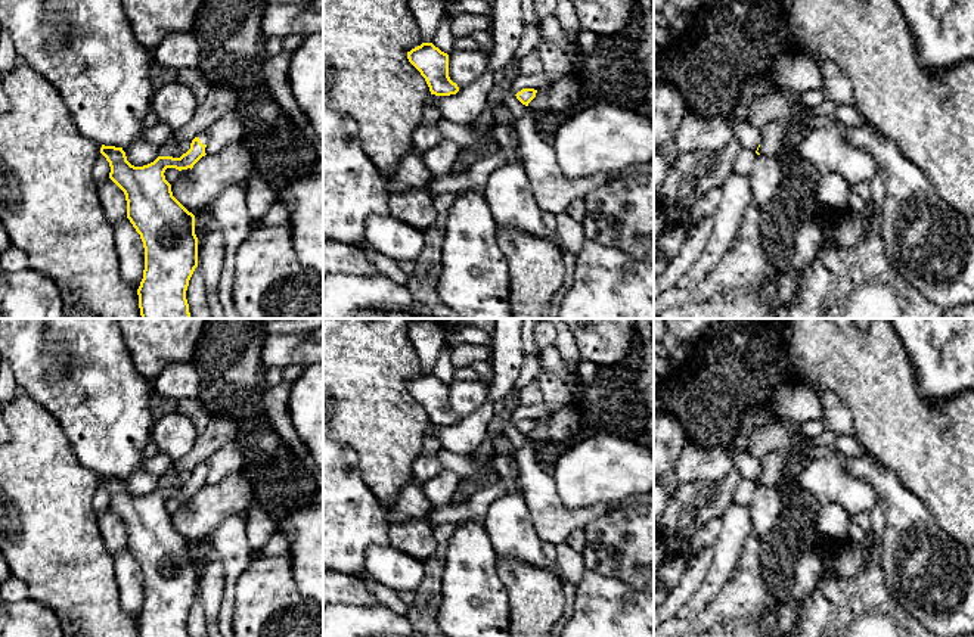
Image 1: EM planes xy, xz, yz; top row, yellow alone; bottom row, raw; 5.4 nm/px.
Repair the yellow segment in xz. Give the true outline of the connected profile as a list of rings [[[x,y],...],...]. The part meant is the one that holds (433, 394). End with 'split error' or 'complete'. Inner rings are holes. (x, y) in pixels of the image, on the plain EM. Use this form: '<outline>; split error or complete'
[[[432,373],[412,379],[407,382],[407,389],[425,408],[431,425],[450,426],[459,422],[457,414],[449,407],[449,385]]]; complete

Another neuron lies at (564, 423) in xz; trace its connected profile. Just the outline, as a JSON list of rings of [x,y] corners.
[[[567,405],[553,414],[550,419],[548,434],[549,442],[570,442],[573,435],[578,431],[581,416],[574,405]]]

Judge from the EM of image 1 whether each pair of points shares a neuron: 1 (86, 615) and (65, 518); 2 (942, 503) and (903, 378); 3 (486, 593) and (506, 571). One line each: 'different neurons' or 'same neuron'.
1: same neuron
2: same neuron
3: different neurons

